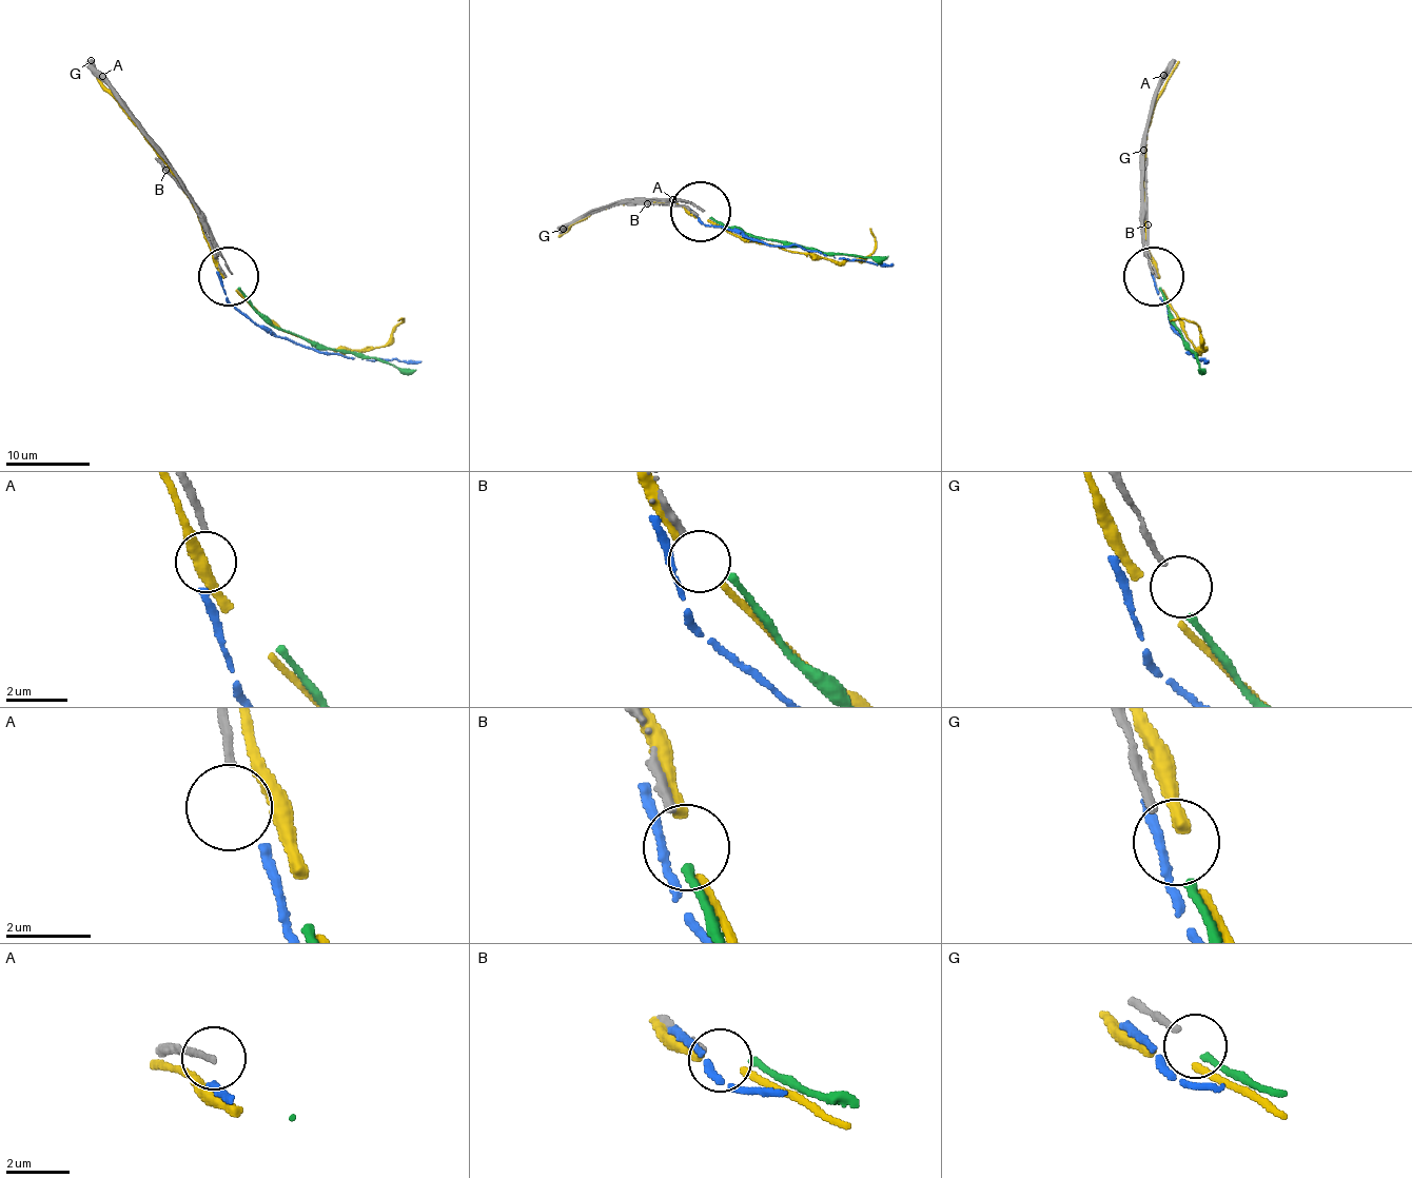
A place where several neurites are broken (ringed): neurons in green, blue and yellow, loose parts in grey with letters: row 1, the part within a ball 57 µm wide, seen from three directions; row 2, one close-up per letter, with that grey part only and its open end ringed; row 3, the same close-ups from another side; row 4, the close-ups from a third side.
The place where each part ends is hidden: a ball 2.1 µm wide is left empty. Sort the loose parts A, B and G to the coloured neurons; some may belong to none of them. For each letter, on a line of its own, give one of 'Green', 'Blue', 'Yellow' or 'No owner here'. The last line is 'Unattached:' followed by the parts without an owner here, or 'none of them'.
A: No owner here
B: No owner here
G: No owner here
Unattached: A, B, G

